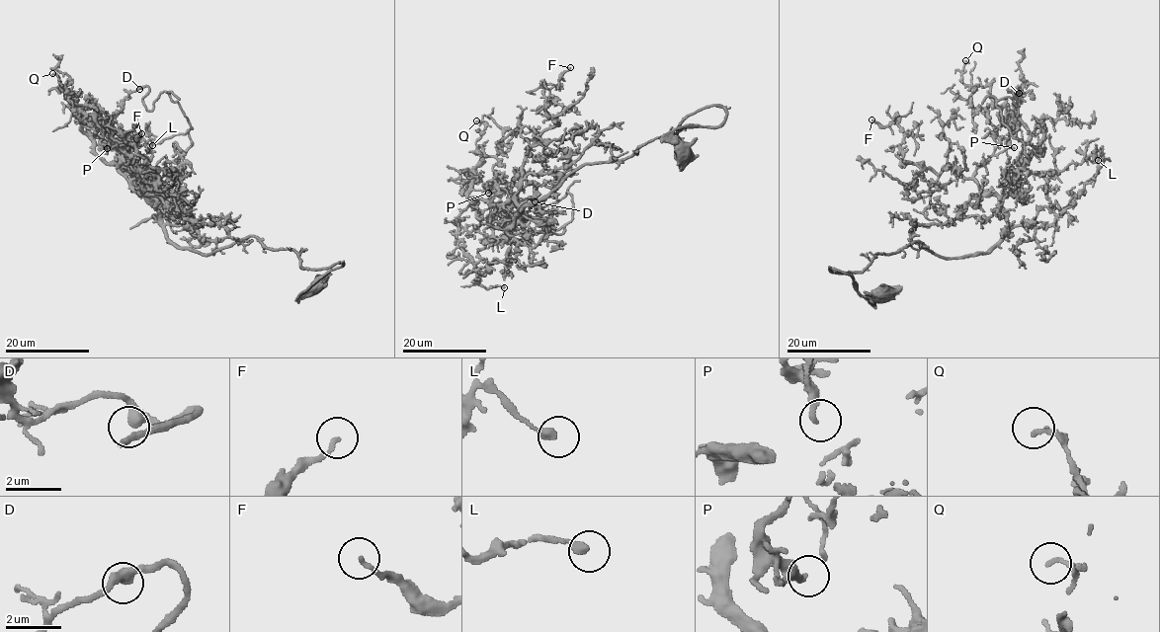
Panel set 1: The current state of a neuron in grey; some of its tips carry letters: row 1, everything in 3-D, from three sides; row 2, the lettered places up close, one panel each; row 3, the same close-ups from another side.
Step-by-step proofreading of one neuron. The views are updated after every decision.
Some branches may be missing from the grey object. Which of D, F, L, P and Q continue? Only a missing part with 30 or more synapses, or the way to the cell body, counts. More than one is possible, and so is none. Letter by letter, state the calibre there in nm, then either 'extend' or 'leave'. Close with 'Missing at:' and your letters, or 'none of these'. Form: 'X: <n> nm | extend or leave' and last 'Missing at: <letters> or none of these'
D: 320 nm | leave
F: 150 nm | leave
L: 280 nm | leave
P: 190 nm | leave
Q: 150 nm | leave
Missing at: none of these

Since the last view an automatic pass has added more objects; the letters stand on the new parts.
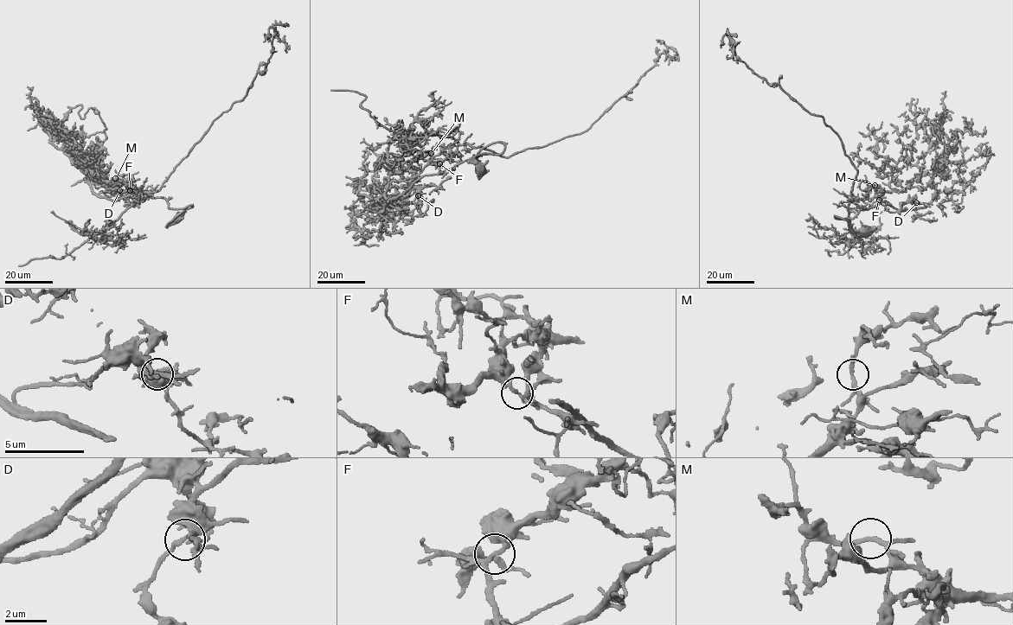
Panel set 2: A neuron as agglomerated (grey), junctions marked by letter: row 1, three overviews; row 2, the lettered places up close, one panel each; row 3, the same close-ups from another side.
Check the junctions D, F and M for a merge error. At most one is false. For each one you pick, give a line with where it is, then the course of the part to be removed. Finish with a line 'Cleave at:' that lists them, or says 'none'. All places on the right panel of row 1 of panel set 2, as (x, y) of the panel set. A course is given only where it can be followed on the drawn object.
F: place (879, 200); course (879, 199), (850, 200), (857, 171), (839, 136), (735, 55), (727, 33), (735, 33)
Cleave at: F

